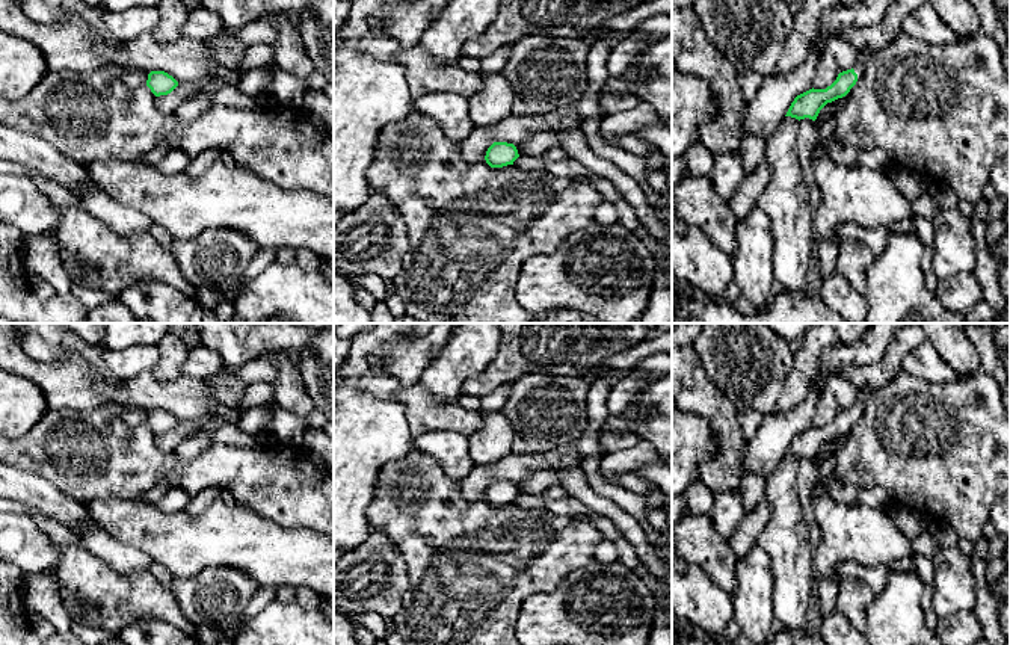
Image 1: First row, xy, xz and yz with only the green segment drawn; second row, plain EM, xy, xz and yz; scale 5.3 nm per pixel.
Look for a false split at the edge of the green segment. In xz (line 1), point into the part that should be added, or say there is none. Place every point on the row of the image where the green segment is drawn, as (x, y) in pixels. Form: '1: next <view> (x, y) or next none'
1: next xz (569, 166)

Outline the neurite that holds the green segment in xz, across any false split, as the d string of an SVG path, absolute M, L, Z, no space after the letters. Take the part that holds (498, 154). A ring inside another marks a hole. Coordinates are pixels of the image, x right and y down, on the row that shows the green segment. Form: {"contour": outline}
{"contour": "M494 142L488 148L485 160L491 168L515 165L519 169L545 171L553 177L596 177L574 157L566 157L563 160L545 160L542 157L519 156L516 147L507 142Z"}

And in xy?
{"contour": "M219 66L207 82L199 80L178 83L172 76L165 71L151 71L148 74L146 86L157 97L157 107L166 116L172 116L183 101L186 101L190 95L196 92L204 95L205 86L214 80L222 80L225 86L232 86L239 89L237 85L240 80L240 74Z"}

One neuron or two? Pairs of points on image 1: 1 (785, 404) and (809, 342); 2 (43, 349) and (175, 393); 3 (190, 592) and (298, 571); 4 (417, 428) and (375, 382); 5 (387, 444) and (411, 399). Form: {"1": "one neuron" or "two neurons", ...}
{"1": "one neuron", "2": "two neurons", "3": "two neurons", "4": "one neuron", "5": "two neurons"}

